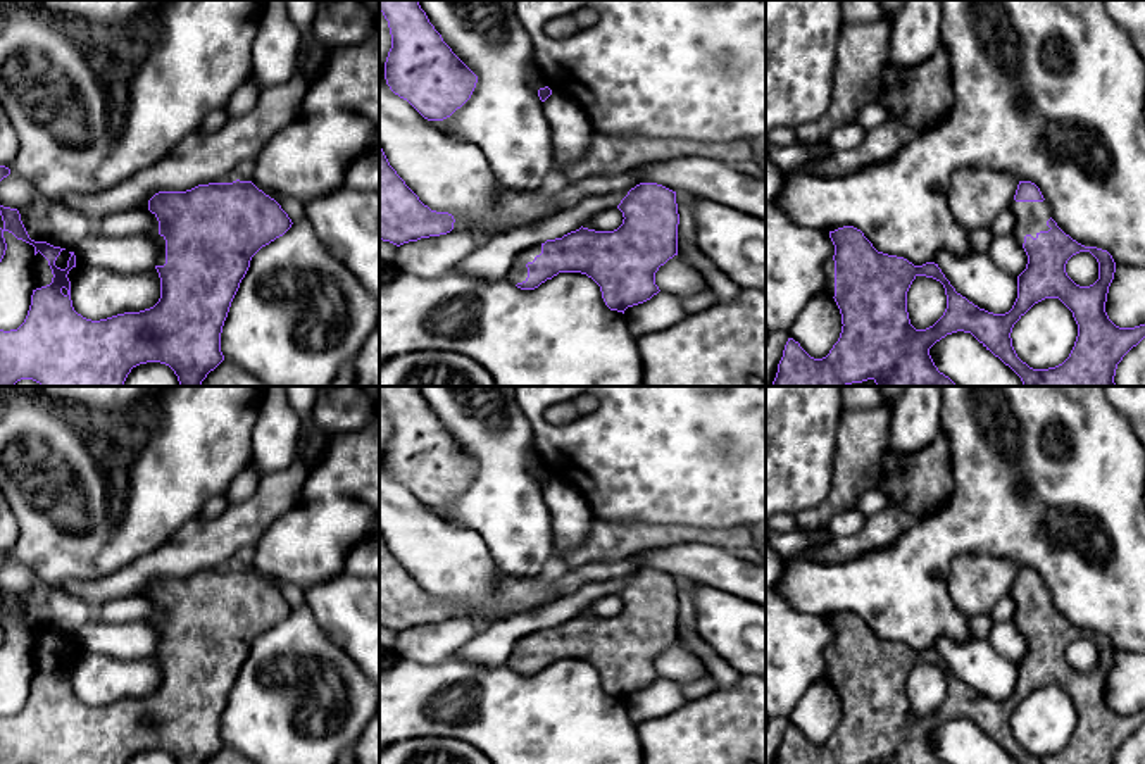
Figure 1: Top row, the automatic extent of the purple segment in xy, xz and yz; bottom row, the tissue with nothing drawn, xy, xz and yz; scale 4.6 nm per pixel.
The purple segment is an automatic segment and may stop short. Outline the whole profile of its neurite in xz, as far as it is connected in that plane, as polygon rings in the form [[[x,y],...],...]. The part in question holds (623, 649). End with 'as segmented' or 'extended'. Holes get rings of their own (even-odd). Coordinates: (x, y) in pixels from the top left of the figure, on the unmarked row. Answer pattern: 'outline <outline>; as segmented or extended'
outline [[[640,569],[628,578],[617,595],[623,611],[614,617],[579,614],[562,624],[524,635],[505,662],[521,676],[535,676],[559,659],[591,664],[610,697],[623,698],[643,690],[660,676],[655,659],[678,642],[676,578]]]; extended

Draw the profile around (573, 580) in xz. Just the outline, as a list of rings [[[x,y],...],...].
[[[633,554],[621,560],[612,562],[591,562],[576,569],[567,569],[562,576],[552,579],[552,586],[559,595],[559,600],[576,593],[588,583],[614,579],[628,574],[638,562],[638,555]]]

